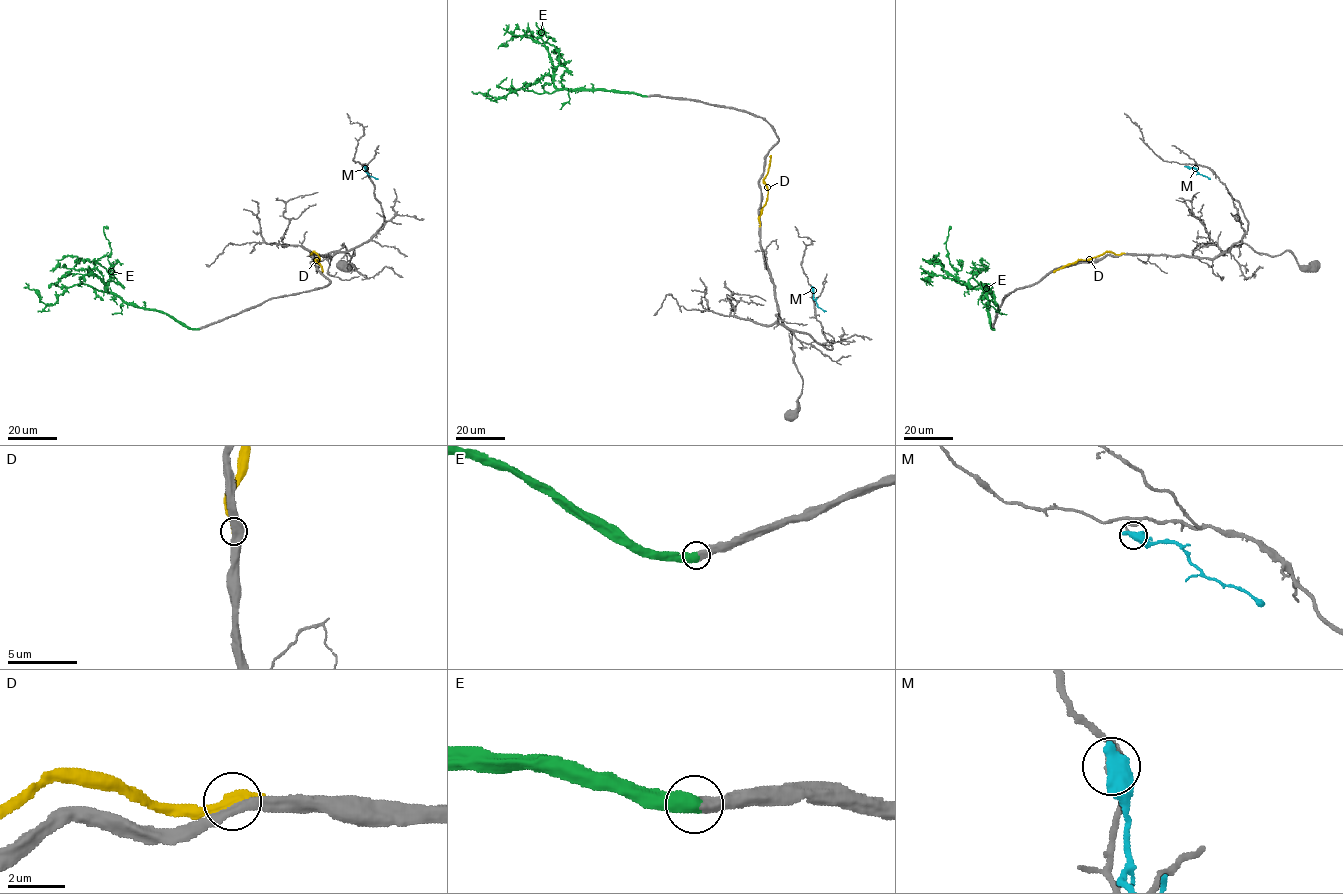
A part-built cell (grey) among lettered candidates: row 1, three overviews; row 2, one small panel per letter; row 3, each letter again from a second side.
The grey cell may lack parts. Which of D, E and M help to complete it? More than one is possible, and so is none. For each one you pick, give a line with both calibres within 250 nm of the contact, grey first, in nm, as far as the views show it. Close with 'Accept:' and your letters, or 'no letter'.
E: 460/650 nm
Accept: E

